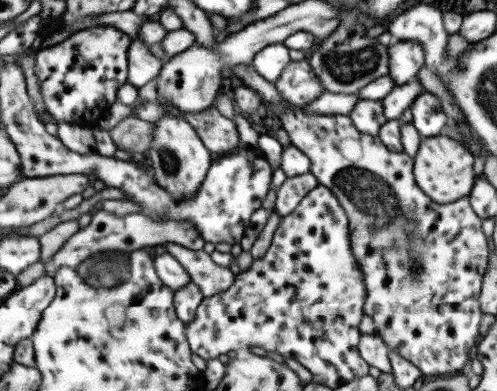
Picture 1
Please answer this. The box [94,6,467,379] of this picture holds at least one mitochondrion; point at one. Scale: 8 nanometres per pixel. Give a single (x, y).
(370, 194)

